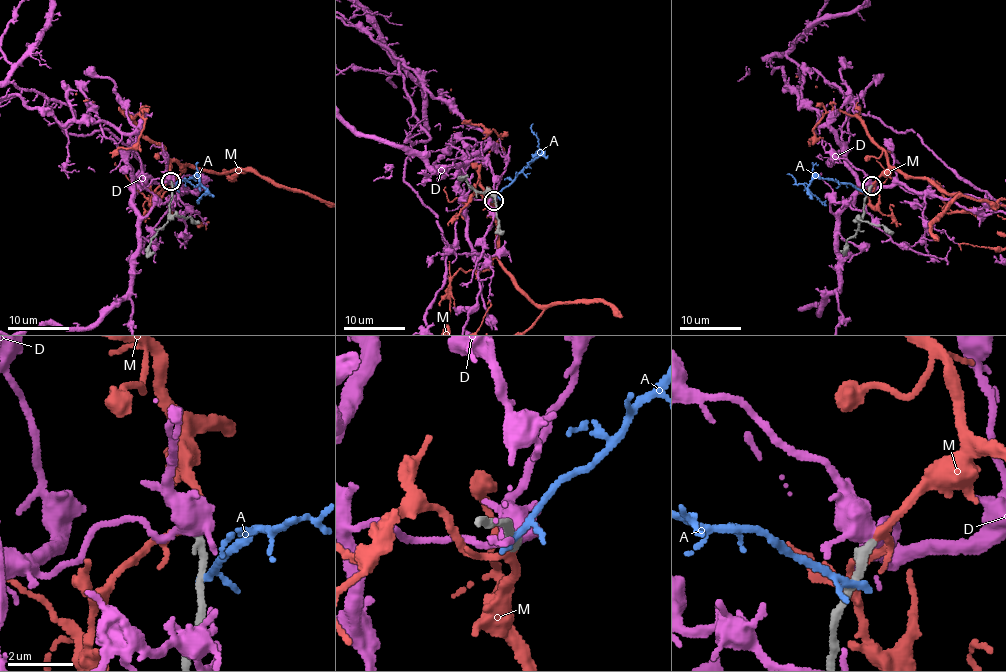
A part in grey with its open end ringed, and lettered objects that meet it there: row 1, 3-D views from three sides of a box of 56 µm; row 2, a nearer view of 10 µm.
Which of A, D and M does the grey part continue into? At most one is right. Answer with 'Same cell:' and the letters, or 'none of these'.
Same cell: M

